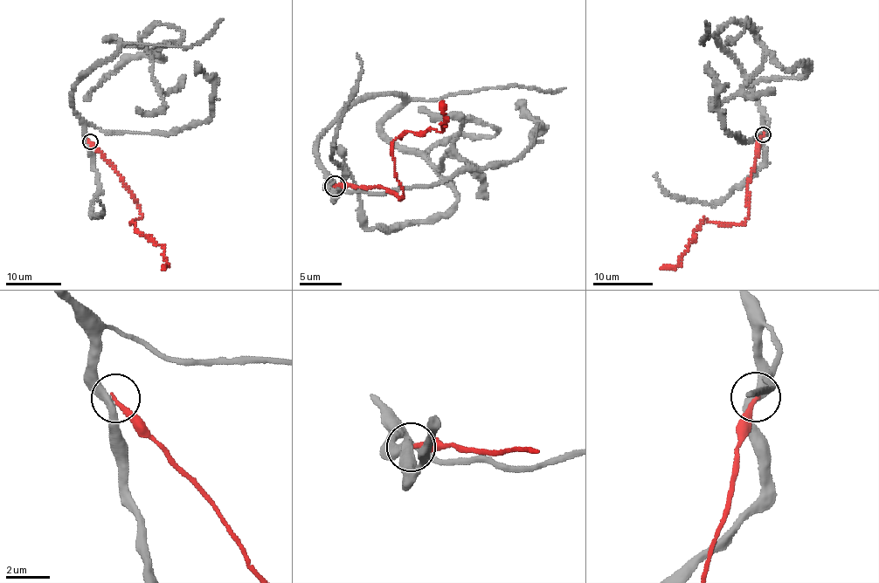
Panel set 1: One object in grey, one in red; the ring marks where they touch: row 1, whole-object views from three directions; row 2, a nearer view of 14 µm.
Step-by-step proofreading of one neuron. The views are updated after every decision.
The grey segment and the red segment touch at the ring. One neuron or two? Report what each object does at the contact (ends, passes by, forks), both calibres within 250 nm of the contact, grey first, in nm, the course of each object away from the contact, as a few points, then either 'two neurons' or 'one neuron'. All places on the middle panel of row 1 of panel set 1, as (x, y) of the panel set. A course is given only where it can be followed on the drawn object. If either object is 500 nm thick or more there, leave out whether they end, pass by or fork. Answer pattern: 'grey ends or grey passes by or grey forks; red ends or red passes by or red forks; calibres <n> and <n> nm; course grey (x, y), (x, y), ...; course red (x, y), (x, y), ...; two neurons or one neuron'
grey passes by; red ends; calibres 380 and 200 nm; course grey (333, 187), (319, 140), (394, 92), (381, 128), (457, 200), (369, 228), (339, 145); course red (335, 187), (379, 186), (400, 199), (403, 191), (395, 173), (393, 145), (409, 131), (442, 131), (441, 101); two neurons

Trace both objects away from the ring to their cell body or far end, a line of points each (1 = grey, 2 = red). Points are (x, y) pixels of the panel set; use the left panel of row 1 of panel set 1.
1: (89, 141), (72, 92), (114, 54), (118, 39), (107, 38), (139, 44), (164, 58), (129, 56), (86, 99)
2: (90, 141), (114, 168), (139, 210), (141, 218), (131, 223), (164, 249), (162, 269)

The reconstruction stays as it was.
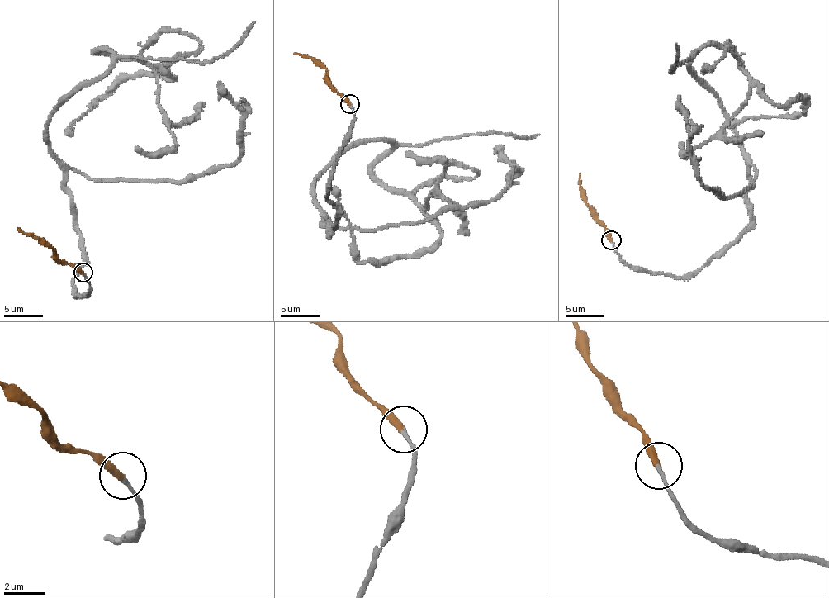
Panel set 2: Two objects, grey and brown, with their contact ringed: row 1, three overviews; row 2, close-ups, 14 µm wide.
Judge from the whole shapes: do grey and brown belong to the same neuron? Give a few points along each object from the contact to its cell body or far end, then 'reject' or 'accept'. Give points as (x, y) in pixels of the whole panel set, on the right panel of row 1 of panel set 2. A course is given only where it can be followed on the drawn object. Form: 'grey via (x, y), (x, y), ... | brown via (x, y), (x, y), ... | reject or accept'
grey via (612, 240), (675, 277), (731, 243), (749, 158), (703, 46), (800, 95), (726, 125) | brown via (612, 240), (580, 189), (580, 173) | accept

